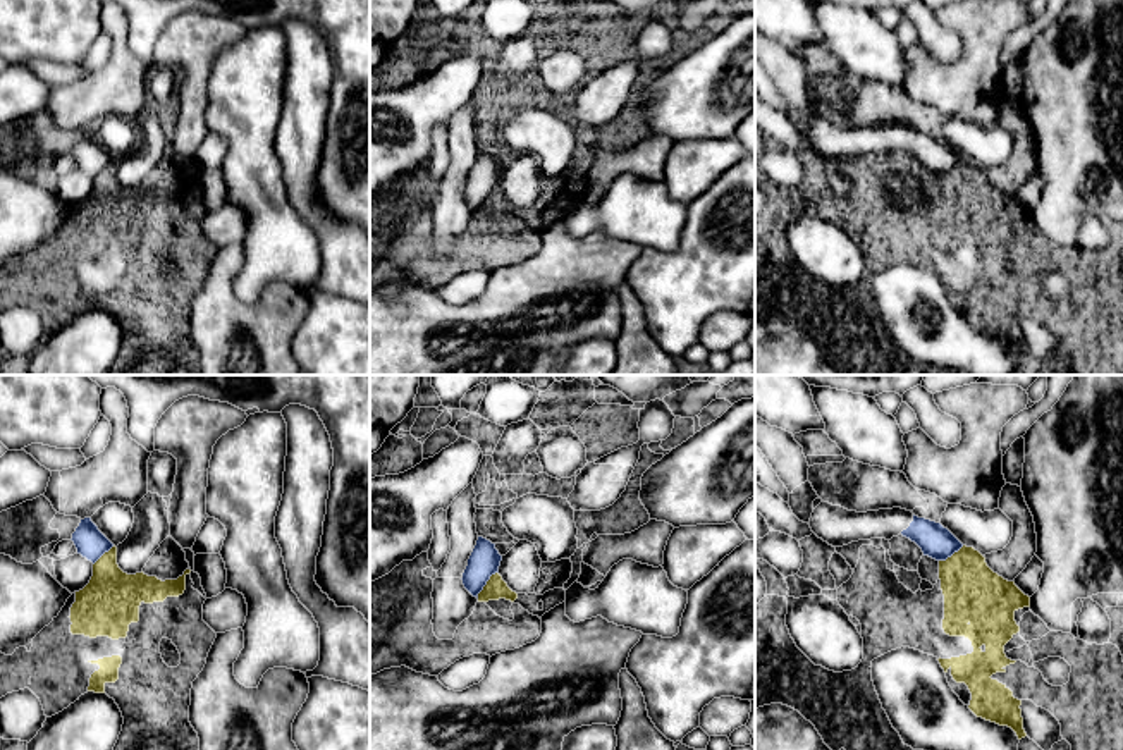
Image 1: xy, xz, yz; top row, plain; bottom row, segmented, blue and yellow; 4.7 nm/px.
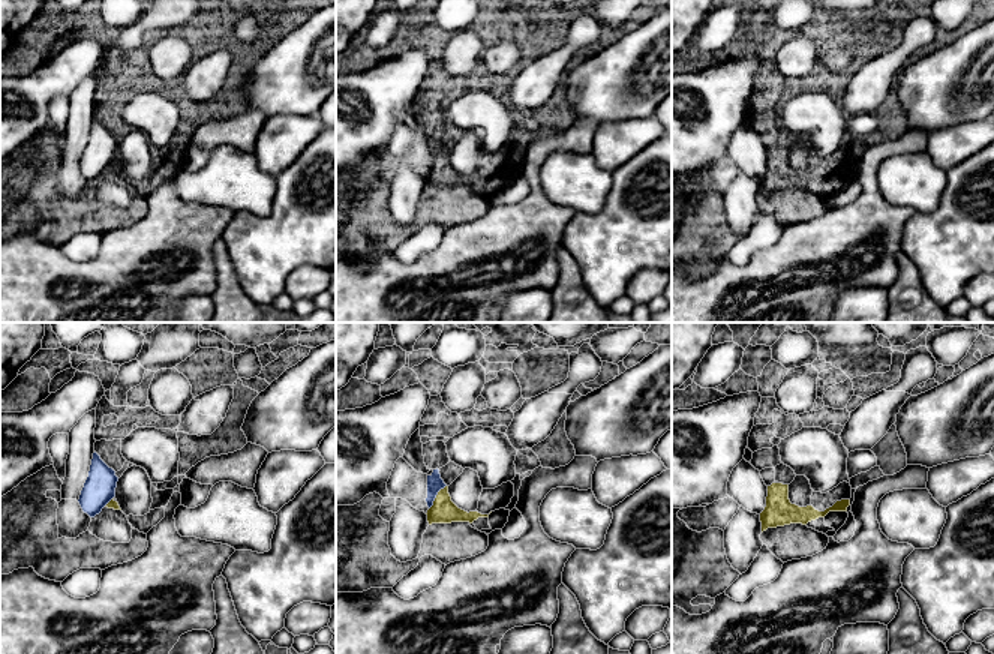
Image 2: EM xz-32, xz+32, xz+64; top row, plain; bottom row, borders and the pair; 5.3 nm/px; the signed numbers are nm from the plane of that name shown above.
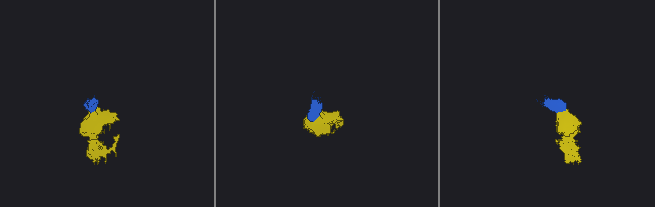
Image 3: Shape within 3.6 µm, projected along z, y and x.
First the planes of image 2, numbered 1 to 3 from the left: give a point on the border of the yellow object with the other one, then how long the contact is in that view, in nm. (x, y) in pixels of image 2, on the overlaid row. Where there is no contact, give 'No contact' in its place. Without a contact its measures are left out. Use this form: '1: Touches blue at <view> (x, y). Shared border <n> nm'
1: Touches blue at xz-32 (108, 501). Shared border 80 nm
2: Touches blue at xz+32 (435, 497). Shared border 160 nm
3: No contact

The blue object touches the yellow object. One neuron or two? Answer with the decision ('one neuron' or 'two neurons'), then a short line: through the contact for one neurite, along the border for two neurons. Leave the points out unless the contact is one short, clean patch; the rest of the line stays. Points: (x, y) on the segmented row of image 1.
two neurons; line xz (497, 571), (477, 597)

